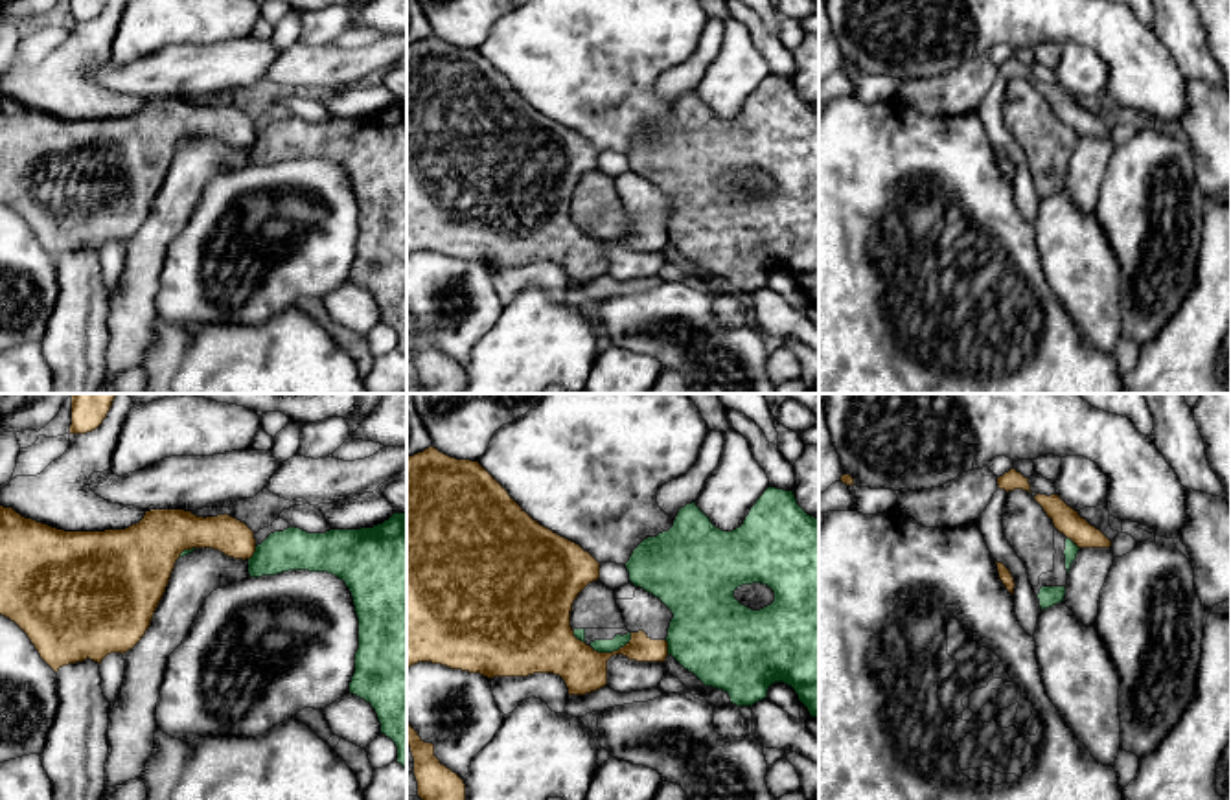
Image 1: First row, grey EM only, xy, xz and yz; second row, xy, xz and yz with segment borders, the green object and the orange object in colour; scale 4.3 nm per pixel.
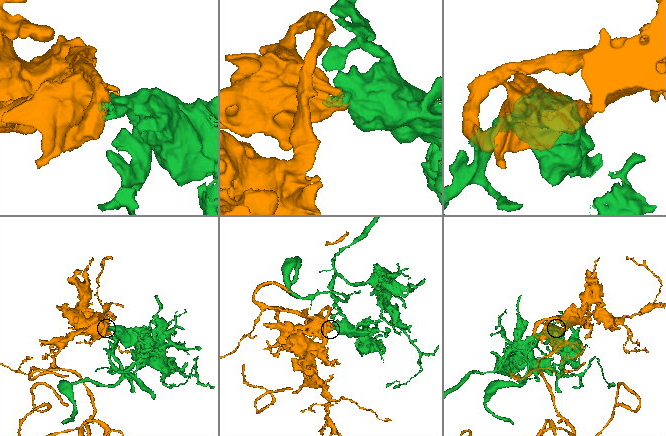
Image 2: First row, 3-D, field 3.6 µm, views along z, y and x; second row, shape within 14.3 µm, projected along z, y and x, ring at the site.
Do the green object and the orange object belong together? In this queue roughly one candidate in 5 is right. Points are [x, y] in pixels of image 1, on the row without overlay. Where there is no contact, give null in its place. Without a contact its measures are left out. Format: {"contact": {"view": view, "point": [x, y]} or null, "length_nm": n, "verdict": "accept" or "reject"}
{"contact": {"view": "xz", "point": [611, 240]}, "length_nm": 200, "verdict": "accept"}

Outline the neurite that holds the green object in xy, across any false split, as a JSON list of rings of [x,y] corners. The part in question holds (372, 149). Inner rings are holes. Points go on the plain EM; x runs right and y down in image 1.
[[[0,94],[0,202],[28,223],[40,246],[55,261],[63,254],[86,246],[101,252],[107,243],[123,243],[142,228],[166,180],[175,151],[195,136],[213,136],[228,145],[247,147],[250,166],[309,158],[333,162],[346,171],[359,206],[359,237],[350,281],[372,292],[381,311],[381,322],[396,331],[397,351],[407,357],[407,101],[394,101],[383,112],[361,118],[307,121],[291,114],[270,121],[258,132],[254,120],[226,101],[204,107],[184,97],[151,97],[138,112],[125,118],[64,120]]]

